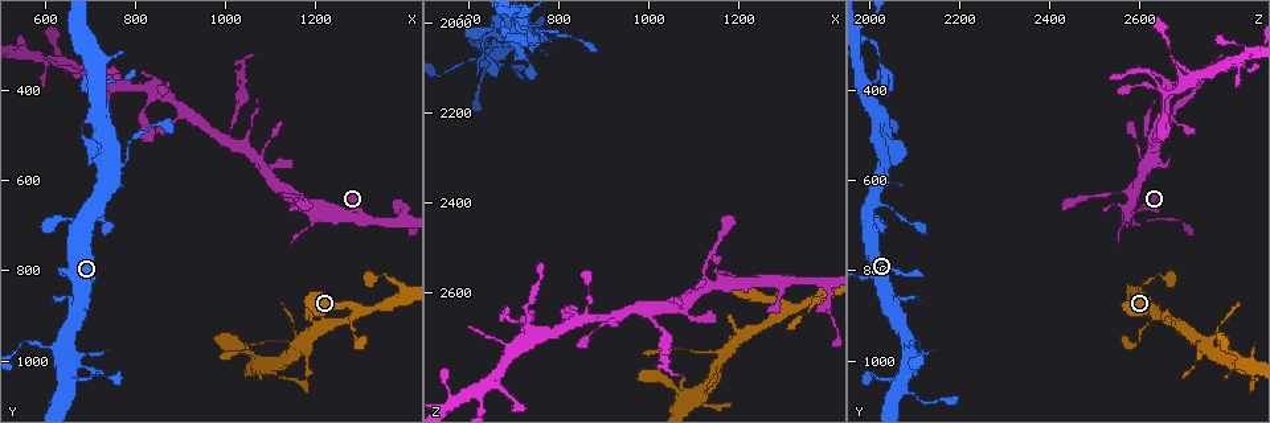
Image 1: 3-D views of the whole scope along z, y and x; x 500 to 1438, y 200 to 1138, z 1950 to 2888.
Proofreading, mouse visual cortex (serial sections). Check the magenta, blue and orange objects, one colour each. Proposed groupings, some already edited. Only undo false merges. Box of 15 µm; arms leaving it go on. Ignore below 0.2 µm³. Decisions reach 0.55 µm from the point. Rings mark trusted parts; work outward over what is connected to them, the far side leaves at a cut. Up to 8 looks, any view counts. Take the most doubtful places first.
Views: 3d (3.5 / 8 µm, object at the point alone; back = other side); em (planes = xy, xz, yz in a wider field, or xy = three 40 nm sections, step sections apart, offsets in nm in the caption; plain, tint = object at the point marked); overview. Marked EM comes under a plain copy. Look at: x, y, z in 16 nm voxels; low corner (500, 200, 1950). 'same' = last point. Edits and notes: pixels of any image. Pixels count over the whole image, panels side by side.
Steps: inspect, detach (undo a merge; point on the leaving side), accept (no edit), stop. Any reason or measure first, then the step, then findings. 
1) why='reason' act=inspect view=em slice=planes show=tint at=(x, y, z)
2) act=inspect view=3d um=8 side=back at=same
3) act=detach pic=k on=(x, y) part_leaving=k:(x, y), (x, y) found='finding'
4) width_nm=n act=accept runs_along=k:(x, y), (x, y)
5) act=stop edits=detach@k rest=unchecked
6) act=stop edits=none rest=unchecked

why='small branch off a trunk' act=inspect view=em slice=xy step=1 show=tint at=(625, 970, 2090)

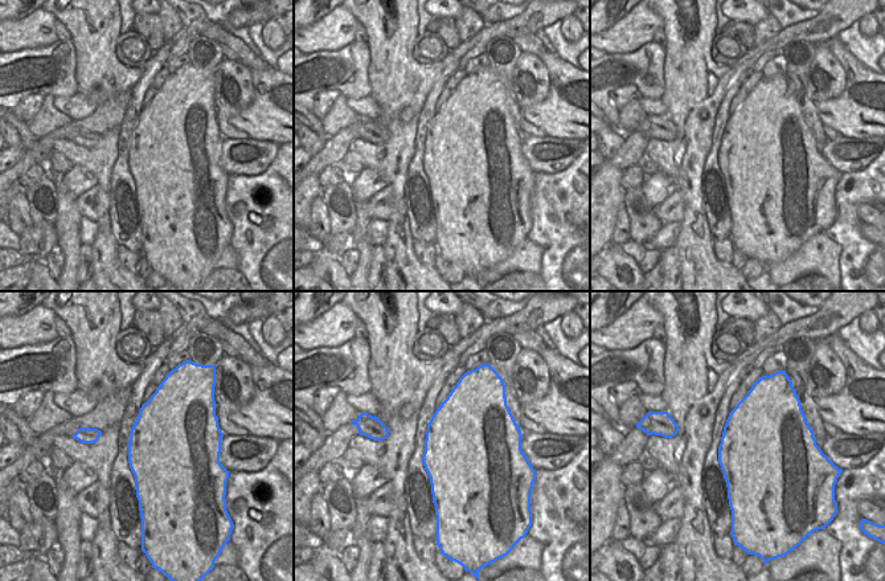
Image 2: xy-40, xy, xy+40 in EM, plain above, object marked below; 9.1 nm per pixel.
why='wider look' act=inspect view=3d um=3.5 at=same

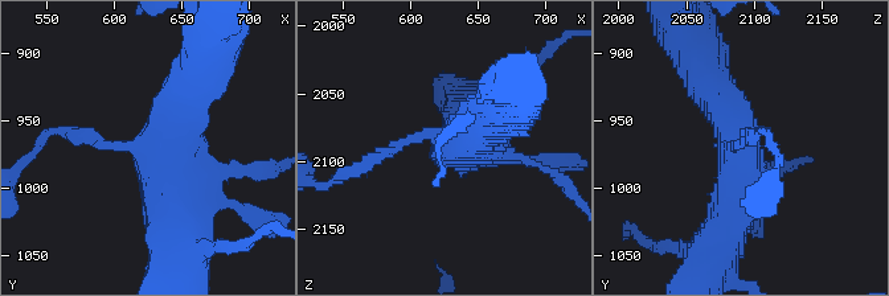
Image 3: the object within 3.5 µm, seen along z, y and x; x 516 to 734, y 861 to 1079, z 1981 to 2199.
width_nm=800 act=accept runs_along=3:(204, 74), (167, 127), (171, 233) found='continuous, no second cell'

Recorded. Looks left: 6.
why='sharp bend' act=inspect view=3d um=8 side=back at=(1285, 890, 2625)

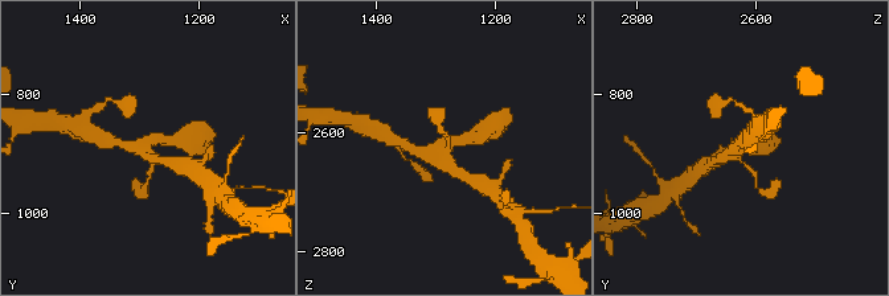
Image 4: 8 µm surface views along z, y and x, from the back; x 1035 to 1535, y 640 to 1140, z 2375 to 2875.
why='now the EM' act=inspect view=em slice=xy step=1 show=tint at=(1295, 885, 2630)

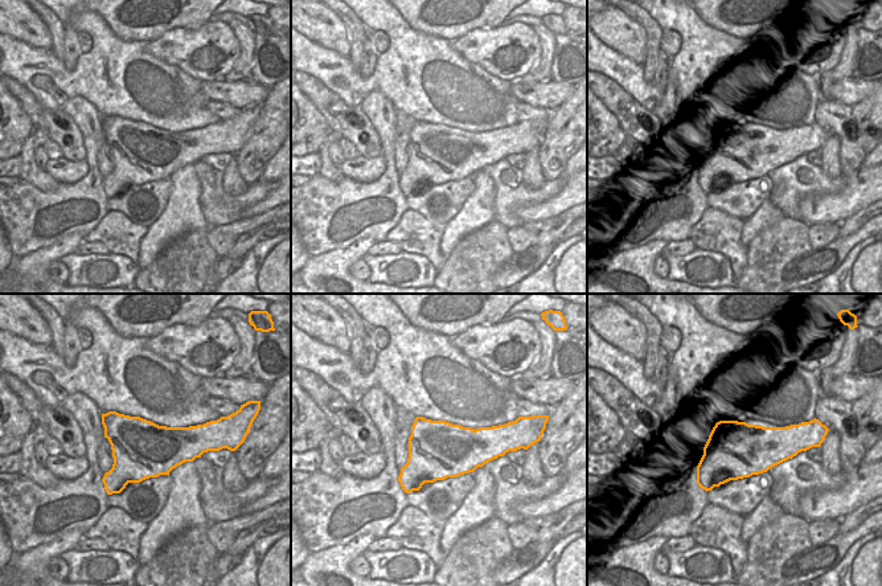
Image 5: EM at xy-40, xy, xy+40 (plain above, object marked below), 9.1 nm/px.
act=accept runs_along=4:(752, 139), (713, 163) found='one cell here'

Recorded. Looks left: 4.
why='branch point' act=inspect view=3d um=8 side=back at=(750, 390, 2695)

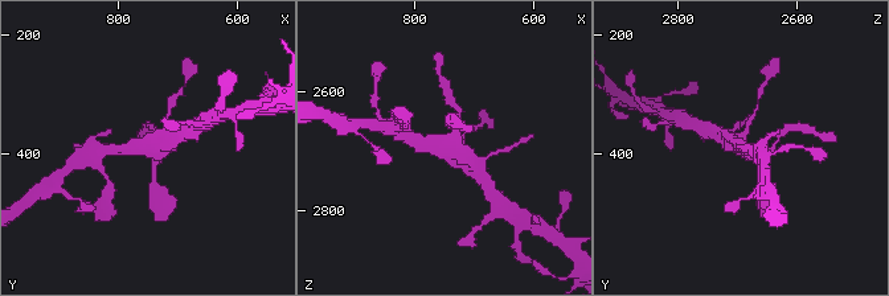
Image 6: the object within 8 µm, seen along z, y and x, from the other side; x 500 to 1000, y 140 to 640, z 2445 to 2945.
why='zoom in' act=inspect view=3d um=3.5 at=(745, 395, 2695)

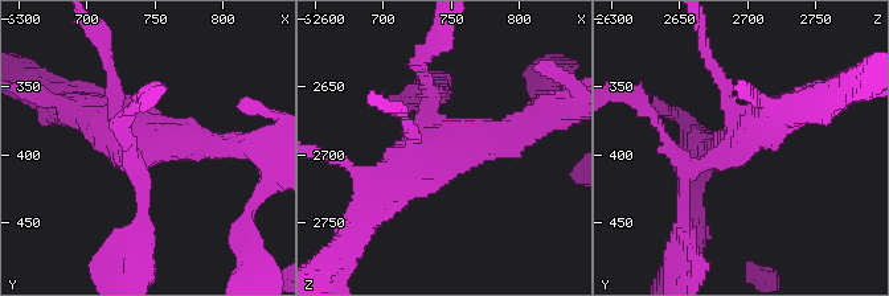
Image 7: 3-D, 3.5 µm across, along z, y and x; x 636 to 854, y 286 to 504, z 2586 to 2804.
why='now the EM' act=inspect view=em slice=xy step=1 show=tint at=(752, 392, 2692)

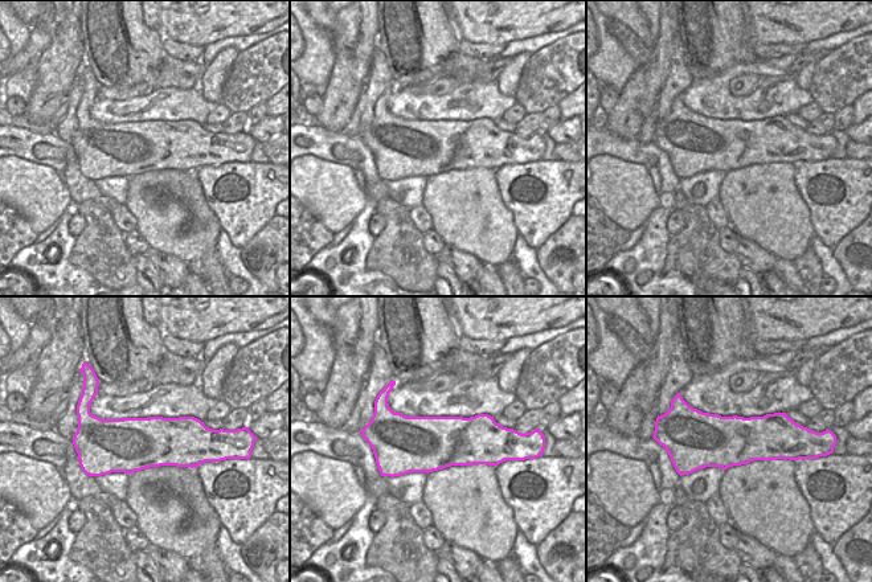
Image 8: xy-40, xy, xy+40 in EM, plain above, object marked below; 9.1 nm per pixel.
act=accept runs_along=7:(537, 119), (455, 139), (382, 186) found='continuous, no second cell'

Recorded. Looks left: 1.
act=stop edits=none rest=unchecked

